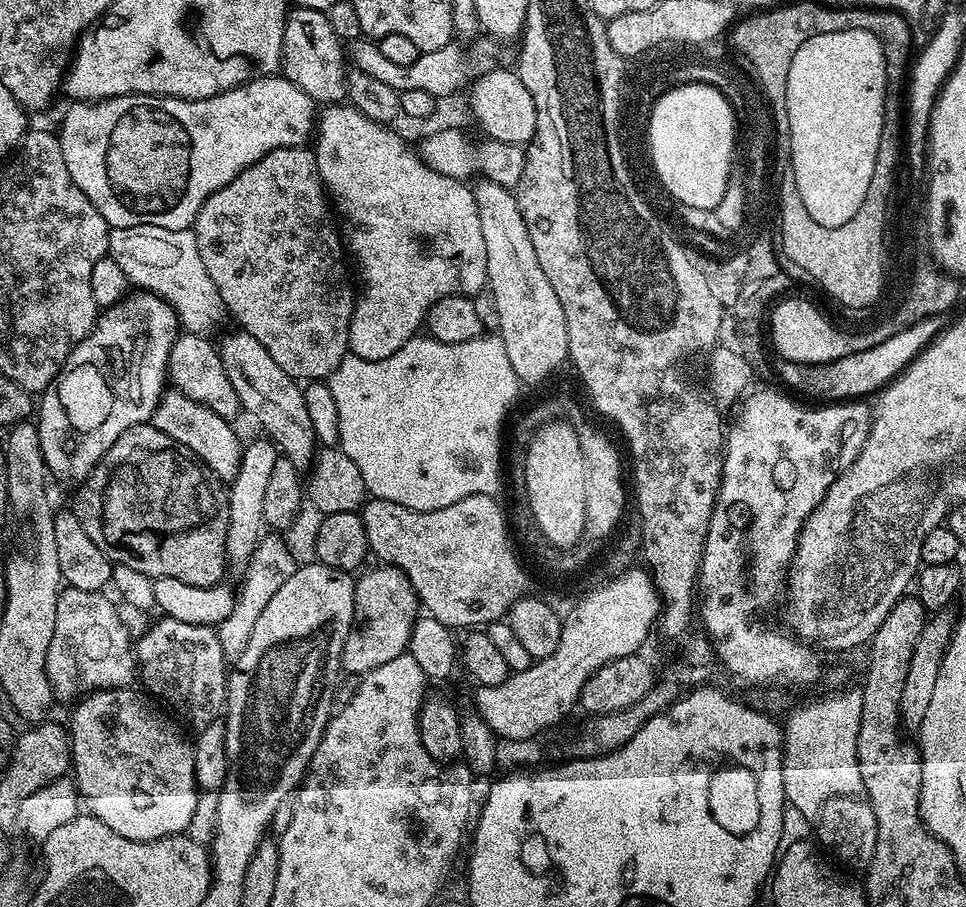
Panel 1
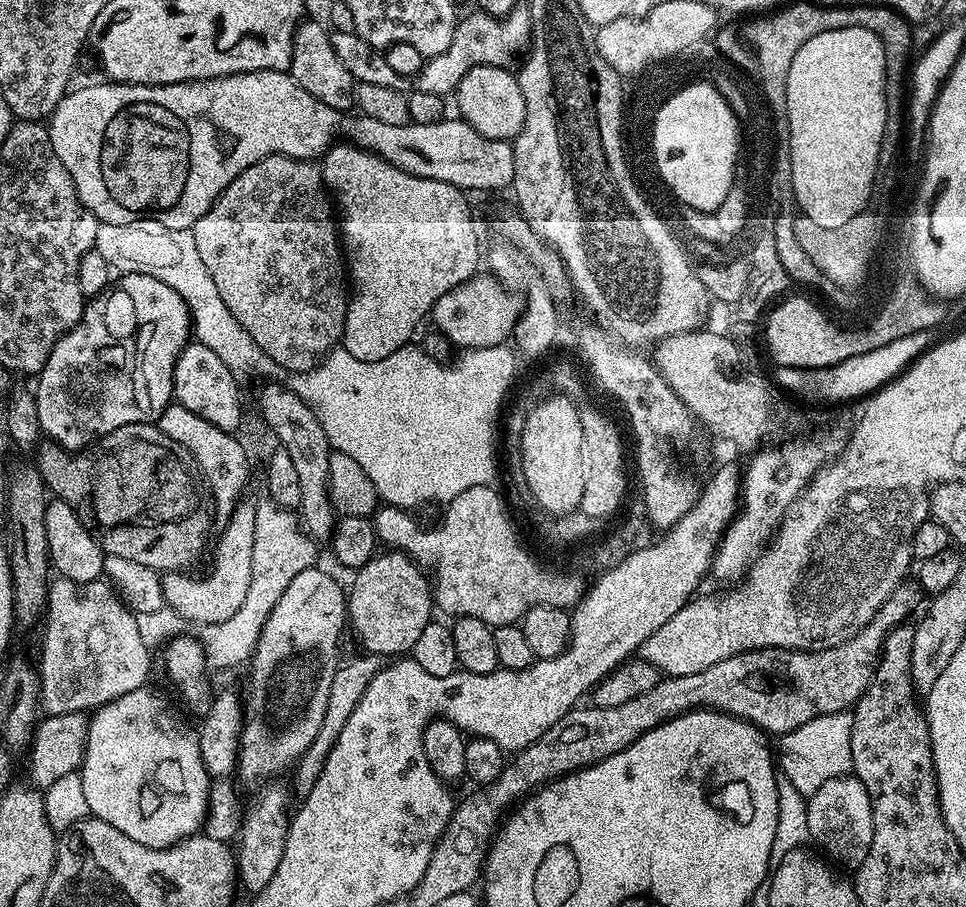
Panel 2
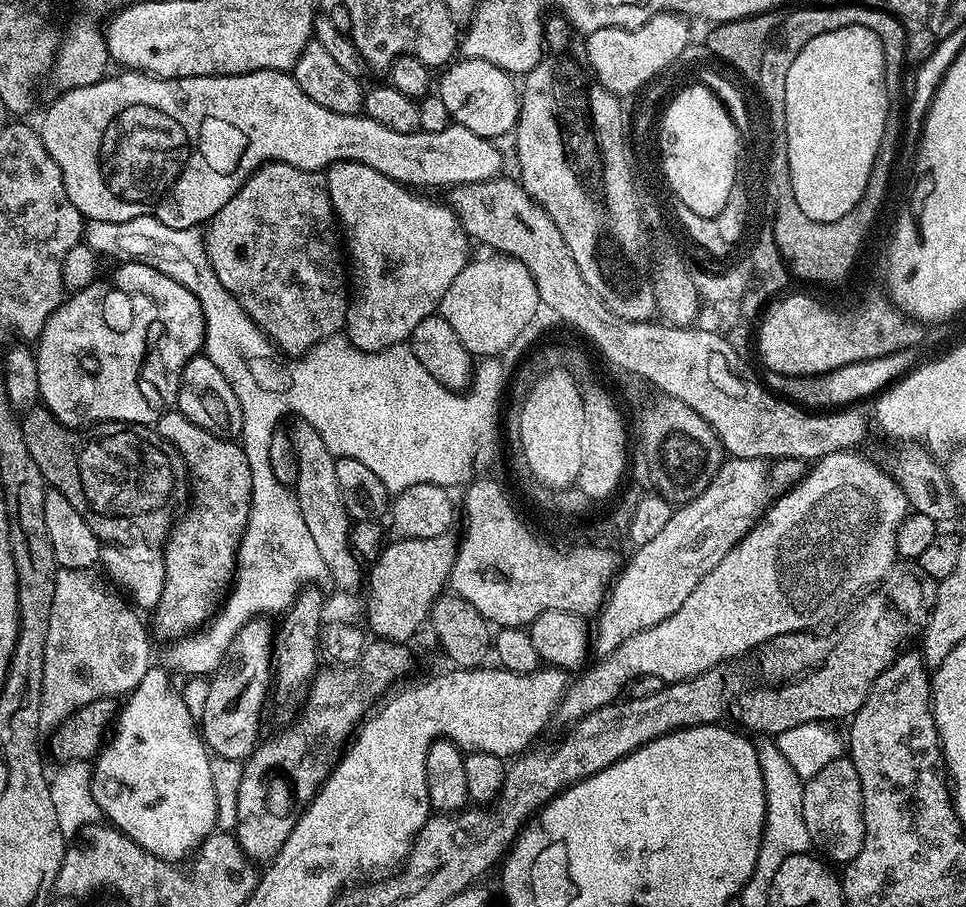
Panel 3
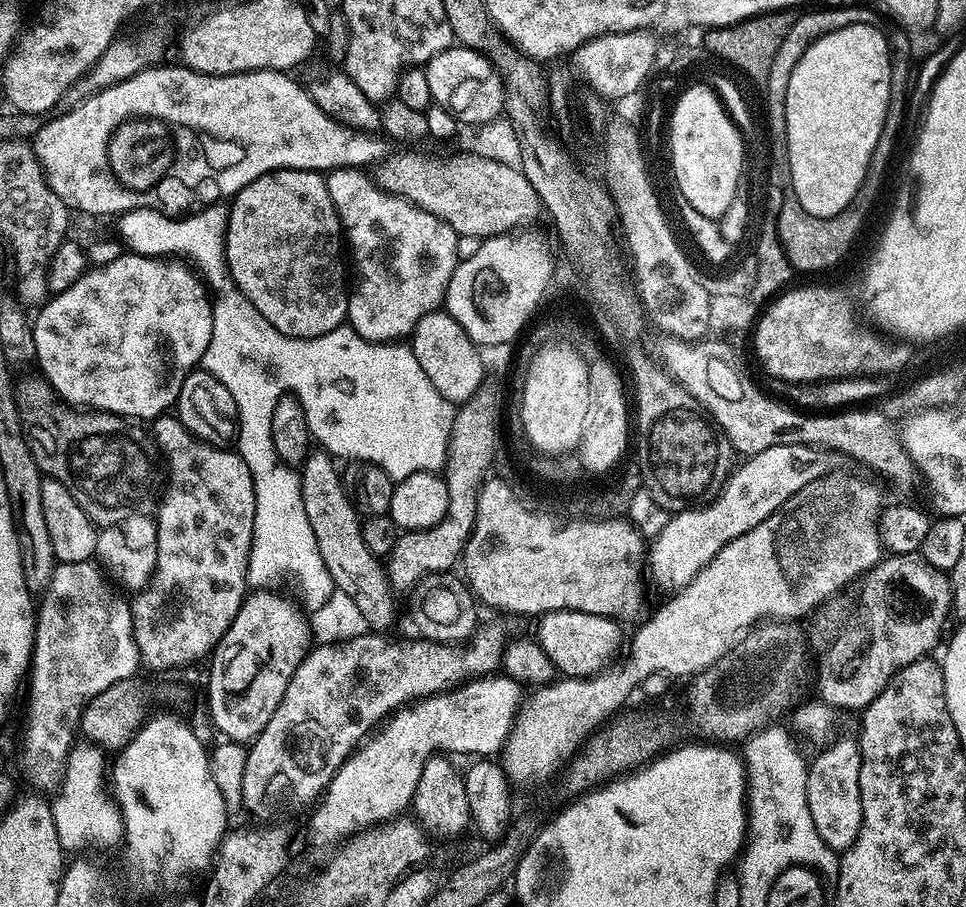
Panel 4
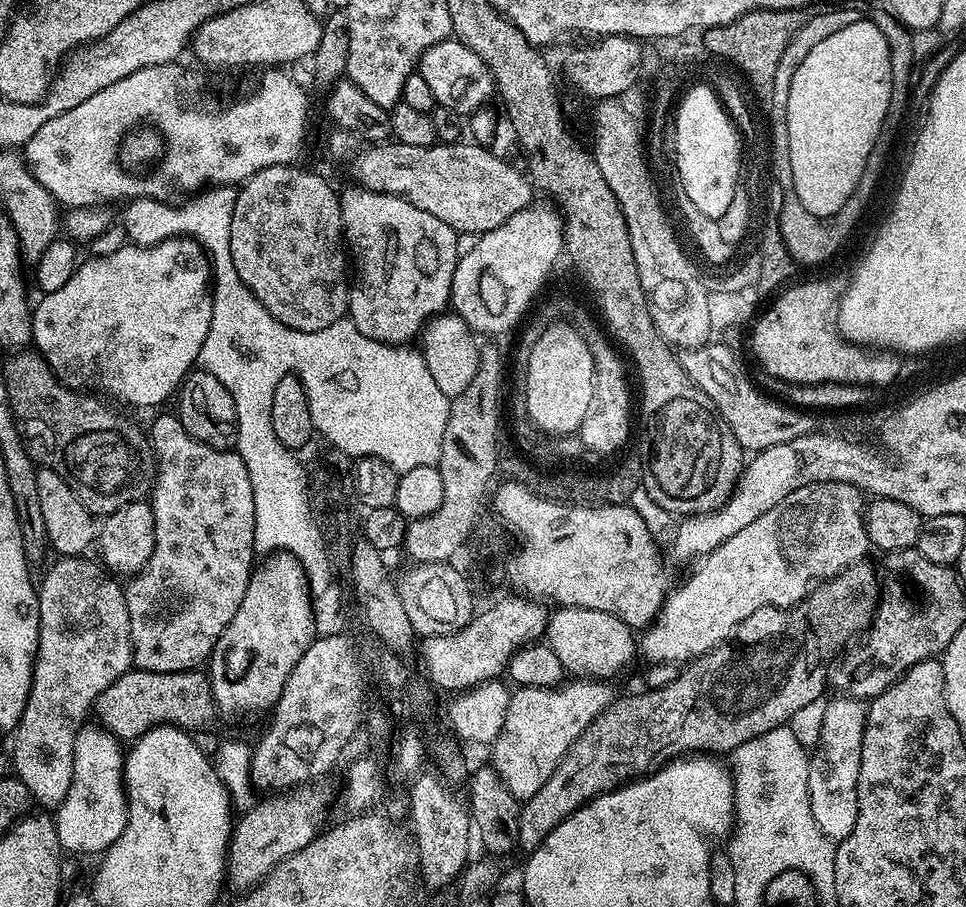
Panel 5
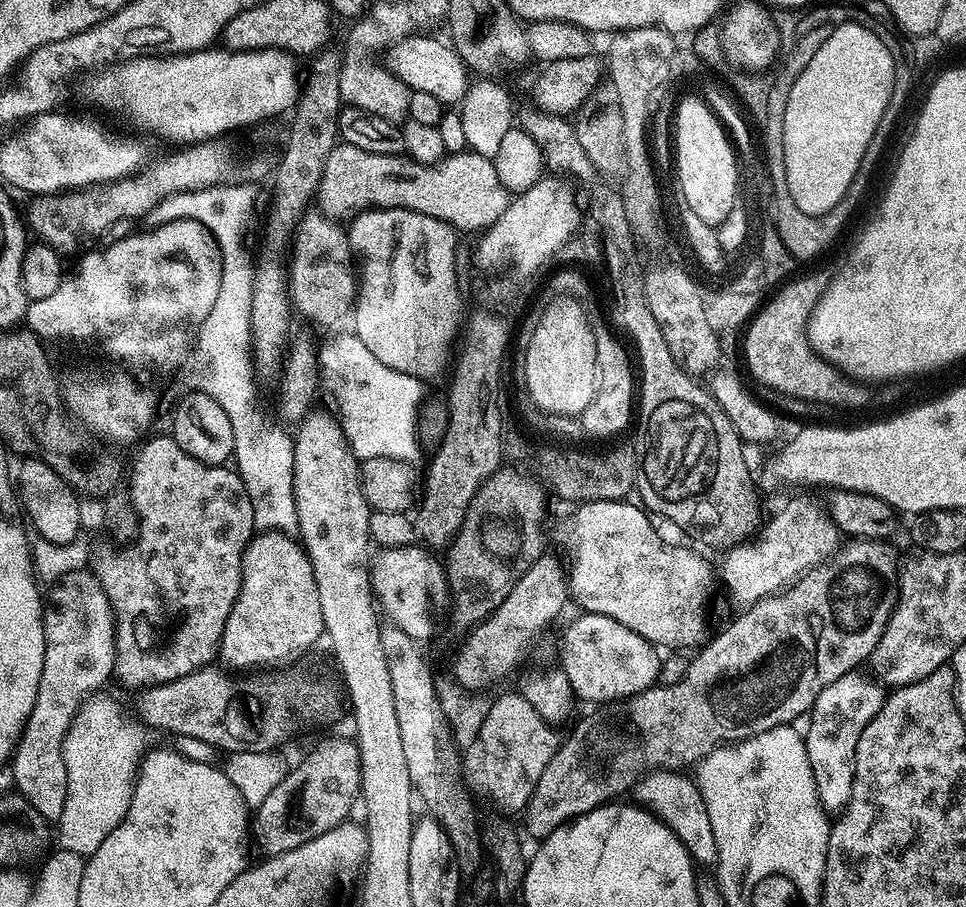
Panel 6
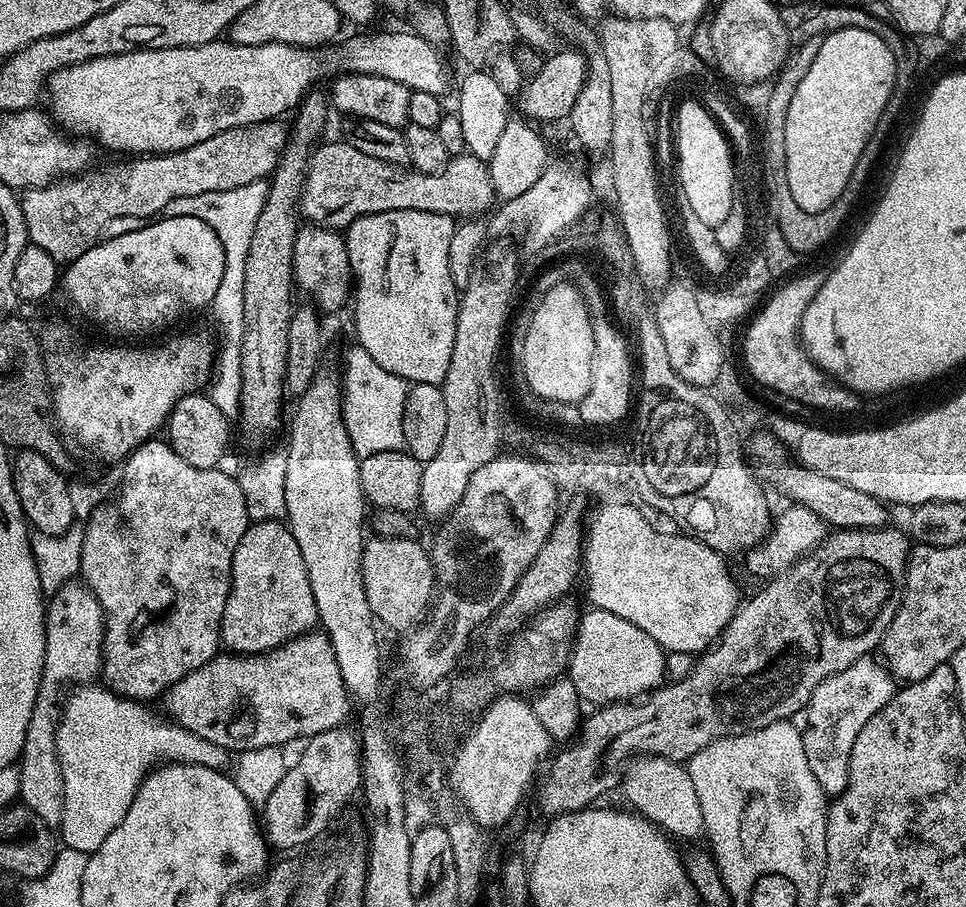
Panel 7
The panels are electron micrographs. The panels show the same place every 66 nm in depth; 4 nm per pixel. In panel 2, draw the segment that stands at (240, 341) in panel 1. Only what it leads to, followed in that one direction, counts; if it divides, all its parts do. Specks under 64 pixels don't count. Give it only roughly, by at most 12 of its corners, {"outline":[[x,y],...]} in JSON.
{"outline":[[268,384],[260,416],[290,454],[302,486],[299,519],[327,541],[326,430],[291,387]]}

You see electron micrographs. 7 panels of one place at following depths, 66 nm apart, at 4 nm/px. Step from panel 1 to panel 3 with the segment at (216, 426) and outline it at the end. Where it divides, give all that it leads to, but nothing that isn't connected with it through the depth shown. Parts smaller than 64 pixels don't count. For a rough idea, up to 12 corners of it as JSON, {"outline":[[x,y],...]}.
{"outline":[[165,410],[154,427],[180,451],[188,513],[162,553],[160,636],[218,611],[251,510],[236,440]]}

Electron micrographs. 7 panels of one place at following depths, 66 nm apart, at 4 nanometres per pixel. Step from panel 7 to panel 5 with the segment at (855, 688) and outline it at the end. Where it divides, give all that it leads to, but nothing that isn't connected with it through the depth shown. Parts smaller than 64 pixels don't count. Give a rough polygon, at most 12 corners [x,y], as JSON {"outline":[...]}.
{"outline":[[841,694],[820,716],[810,810],[833,842],[858,822],[865,701]]}

